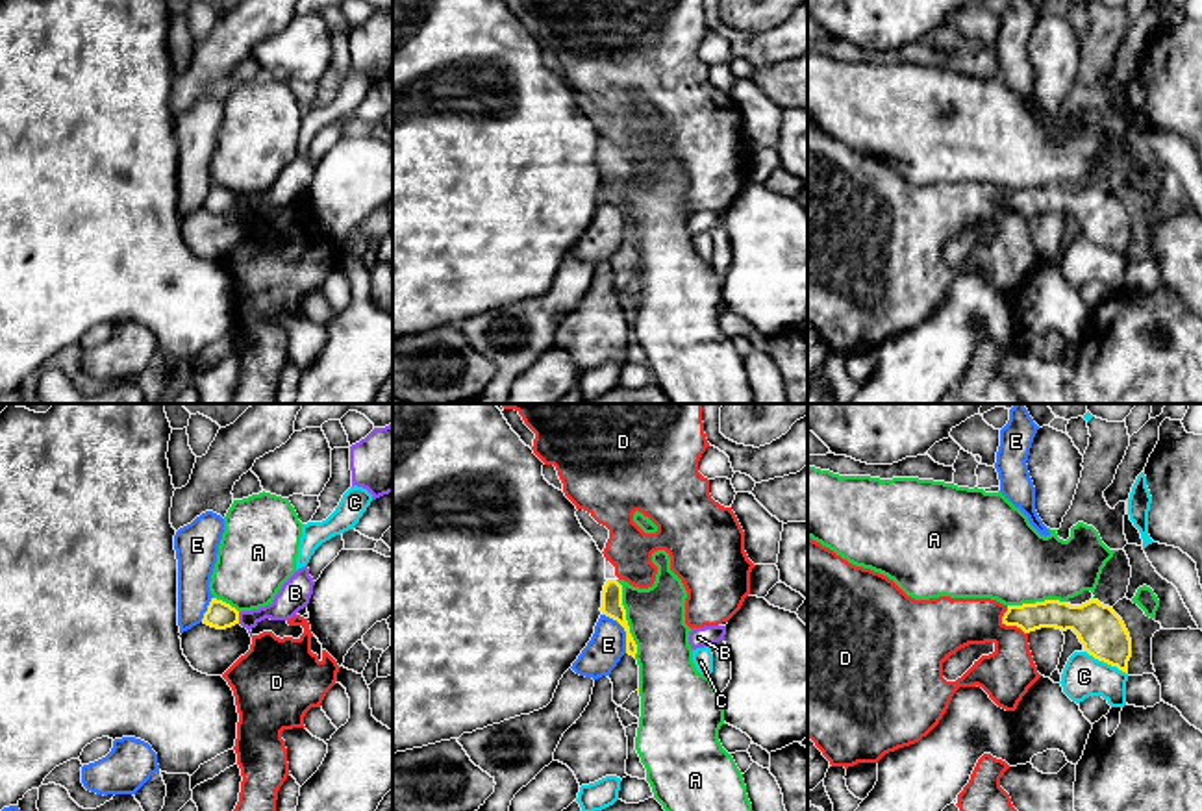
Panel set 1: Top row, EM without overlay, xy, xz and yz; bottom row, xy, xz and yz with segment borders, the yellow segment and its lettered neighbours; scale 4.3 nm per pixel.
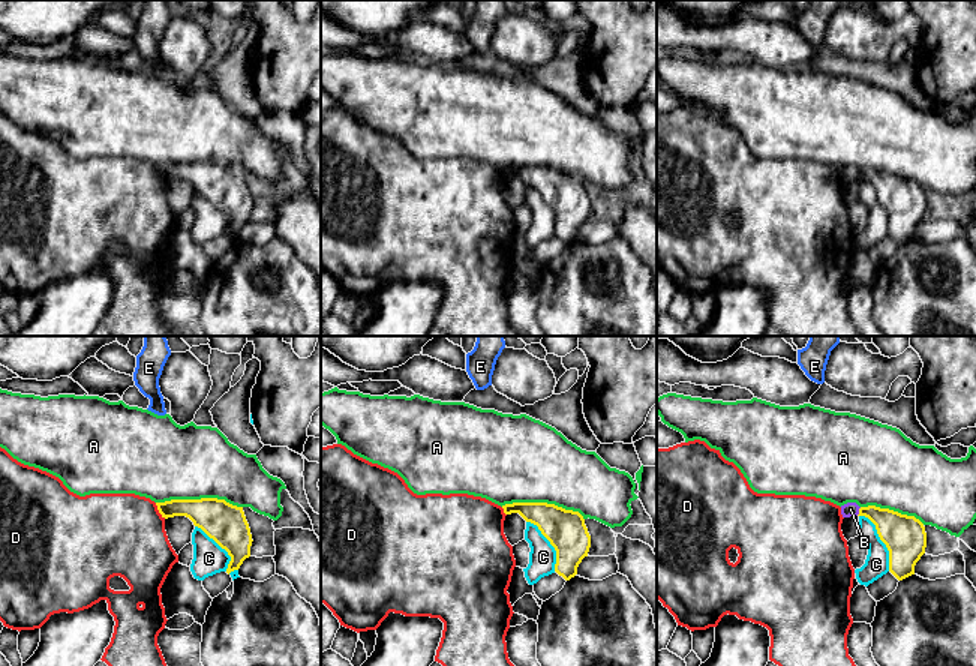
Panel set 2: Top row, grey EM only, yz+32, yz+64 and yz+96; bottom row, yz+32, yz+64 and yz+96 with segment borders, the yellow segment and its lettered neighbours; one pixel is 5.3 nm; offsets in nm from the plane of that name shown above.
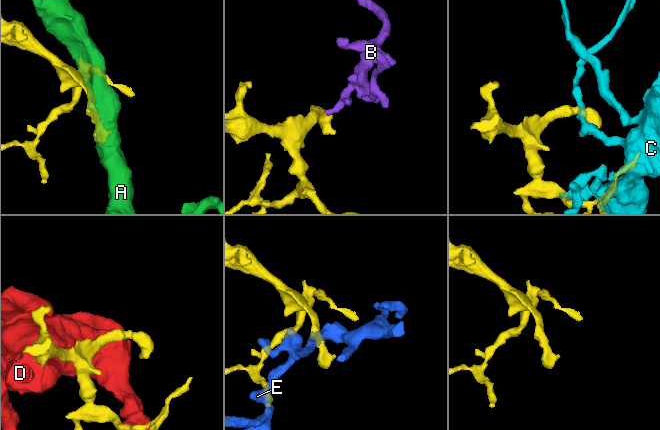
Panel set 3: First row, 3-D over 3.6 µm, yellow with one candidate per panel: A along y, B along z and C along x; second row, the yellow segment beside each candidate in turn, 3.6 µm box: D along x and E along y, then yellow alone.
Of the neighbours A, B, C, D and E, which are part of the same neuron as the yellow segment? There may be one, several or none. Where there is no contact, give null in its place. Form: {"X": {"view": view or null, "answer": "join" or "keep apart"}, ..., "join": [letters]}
{"A": {"view": "xz", "answer": "keep apart"}, "B": {"view": "xy", "answer": "keep apart"}, "C": {"view": "yz", "answer": "keep apart"}, "D": {"view": "yz", "answer": "keep apart"}, "E": {"view": "xz", "answer": "keep apart"}, "join": []}

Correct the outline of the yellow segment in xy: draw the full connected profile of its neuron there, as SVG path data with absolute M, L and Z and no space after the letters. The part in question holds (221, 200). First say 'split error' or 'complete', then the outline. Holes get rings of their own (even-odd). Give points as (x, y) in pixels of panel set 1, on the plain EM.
complete | M211 183L202 207L217 215L226 215L239 209L239 196L222 185Z

